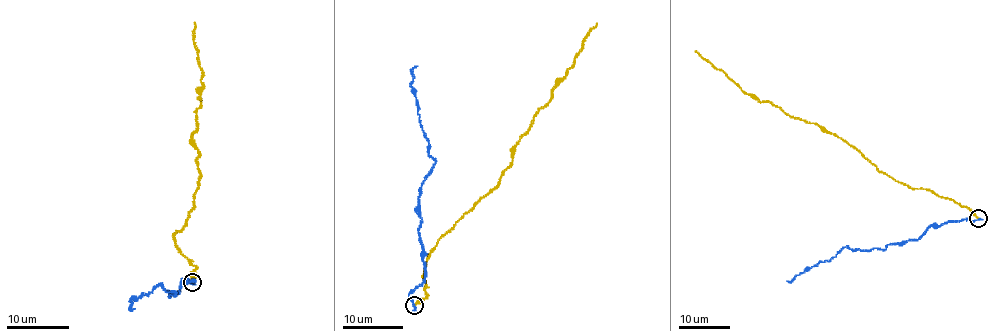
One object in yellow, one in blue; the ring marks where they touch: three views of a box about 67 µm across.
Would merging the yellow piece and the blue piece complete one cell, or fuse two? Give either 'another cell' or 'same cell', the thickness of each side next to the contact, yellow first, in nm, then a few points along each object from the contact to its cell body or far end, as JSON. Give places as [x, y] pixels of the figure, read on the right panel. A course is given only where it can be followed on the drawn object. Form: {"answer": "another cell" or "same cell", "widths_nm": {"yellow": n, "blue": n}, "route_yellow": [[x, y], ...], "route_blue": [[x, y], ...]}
{"answer": "another cell", "widths_nm": {"yellow": 190, "blue": 260}, "route_yellow": [[978, 218], [967, 206], [925, 189], [909, 188], [832, 134], [746, 94], [695, 51]], "route_blue": [[978, 218], [929, 226], [917, 239], [890, 243], [884, 249], [842, 247], [828, 261], [805, 268], [786, 281]]}

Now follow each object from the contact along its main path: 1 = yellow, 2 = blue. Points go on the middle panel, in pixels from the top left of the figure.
1: (414, 306), (426, 296), (422, 278), (428, 254), (498, 184), (514, 146), (550, 101), (552, 88), (597, 23)
2: (414, 306), (408, 294), (424, 278), (418, 197), (435, 163), (411, 83), (417, 66)

